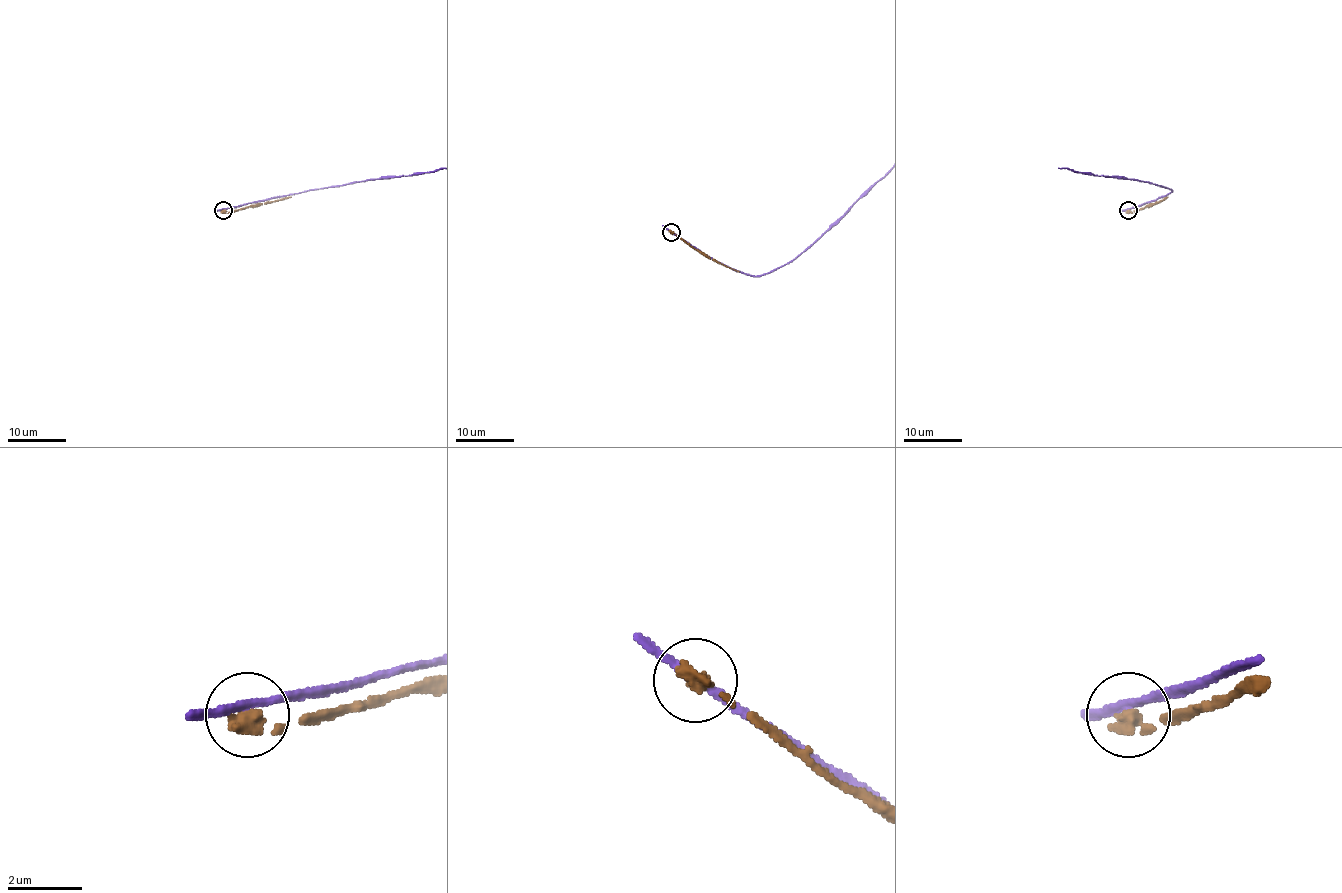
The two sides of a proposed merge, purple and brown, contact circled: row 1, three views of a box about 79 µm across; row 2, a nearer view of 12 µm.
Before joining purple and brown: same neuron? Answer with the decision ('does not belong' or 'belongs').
does not belong

